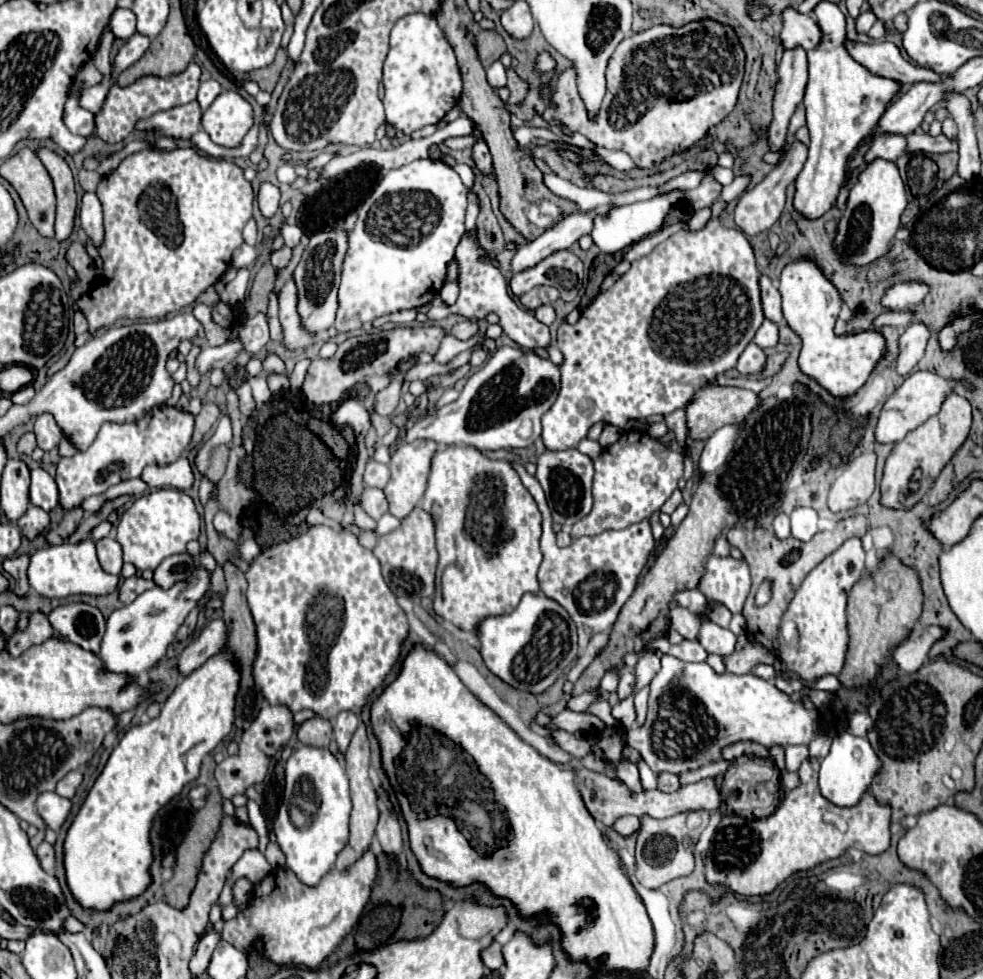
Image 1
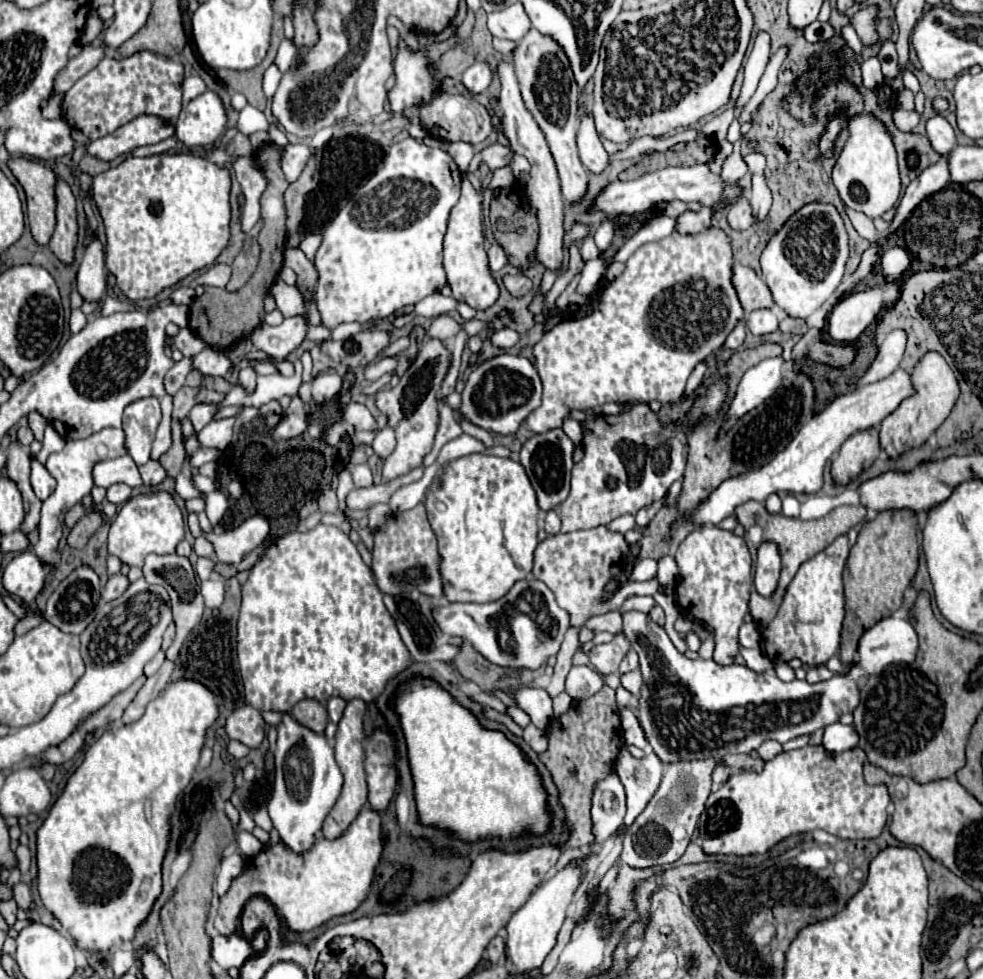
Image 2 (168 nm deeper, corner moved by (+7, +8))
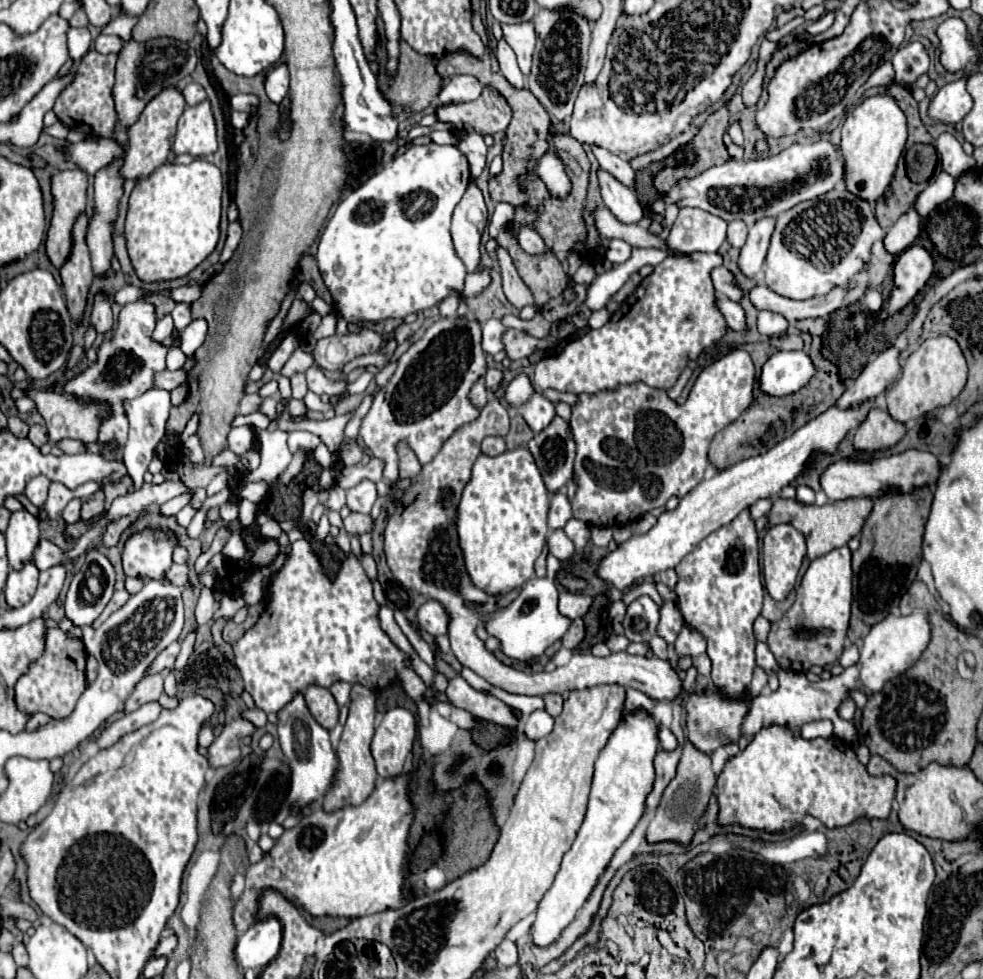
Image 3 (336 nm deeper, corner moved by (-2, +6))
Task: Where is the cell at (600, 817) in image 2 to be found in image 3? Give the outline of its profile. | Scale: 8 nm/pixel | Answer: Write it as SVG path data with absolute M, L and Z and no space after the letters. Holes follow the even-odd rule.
M635 708L633 712L625 710L621 722L611 732L607 744L603 746L595 762L587 814L577 832L577 838L571 850L563 856L561 870L557 872L553 886L539 902L537 918L531 926L531 936L537 946L547 946L559 938L563 928L575 918L577 910L589 898L591 888L597 884L615 850L629 838L635 824L643 816L645 800L653 790L655 782L653 758L657 750L659 722L643 708Z

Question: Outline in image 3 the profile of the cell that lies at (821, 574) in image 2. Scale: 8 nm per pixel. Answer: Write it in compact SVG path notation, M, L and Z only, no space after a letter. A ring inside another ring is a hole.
M847 546L835 548L819 558L815 558L799 588L797 588L797 598L793 602L793 606L785 612L785 616L779 622L771 624L771 632L769 632L769 640L767 646L773 652L775 660L779 662L779 666L783 670L791 670L791 672L807 672L811 666L819 664L819 666L829 666L835 664L843 652L843 644L845 644L845 636L849 627L851 616L851 607L853 600L853 570L852 570L852 552Z

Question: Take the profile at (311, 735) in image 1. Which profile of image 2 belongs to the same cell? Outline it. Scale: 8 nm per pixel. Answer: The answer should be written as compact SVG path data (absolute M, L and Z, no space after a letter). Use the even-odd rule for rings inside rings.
M306 700L306 702L298 702L298 706L294 706L292 716L306 728L310 728L316 734L324 734L324 728L328 724L328 714L326 708L320 702L314 700Z

